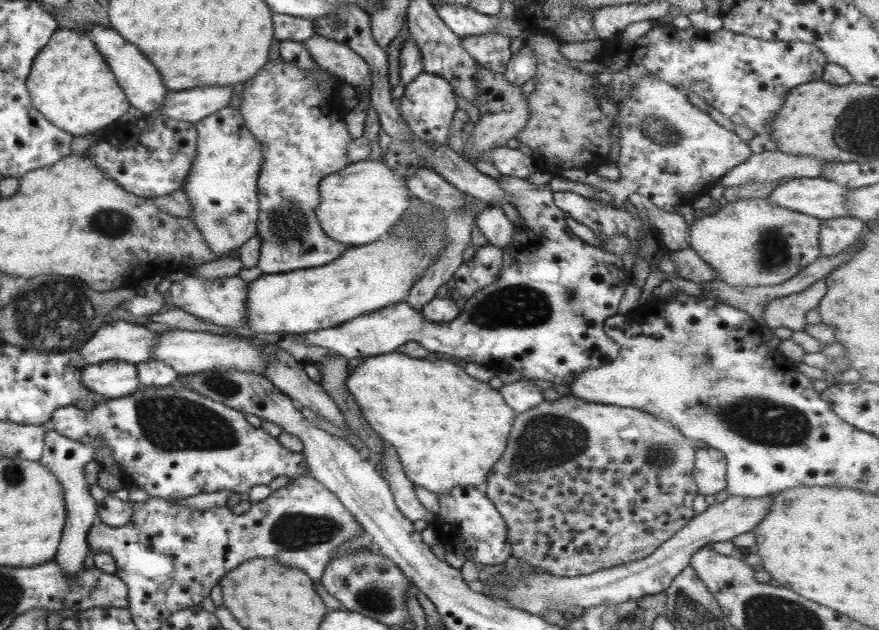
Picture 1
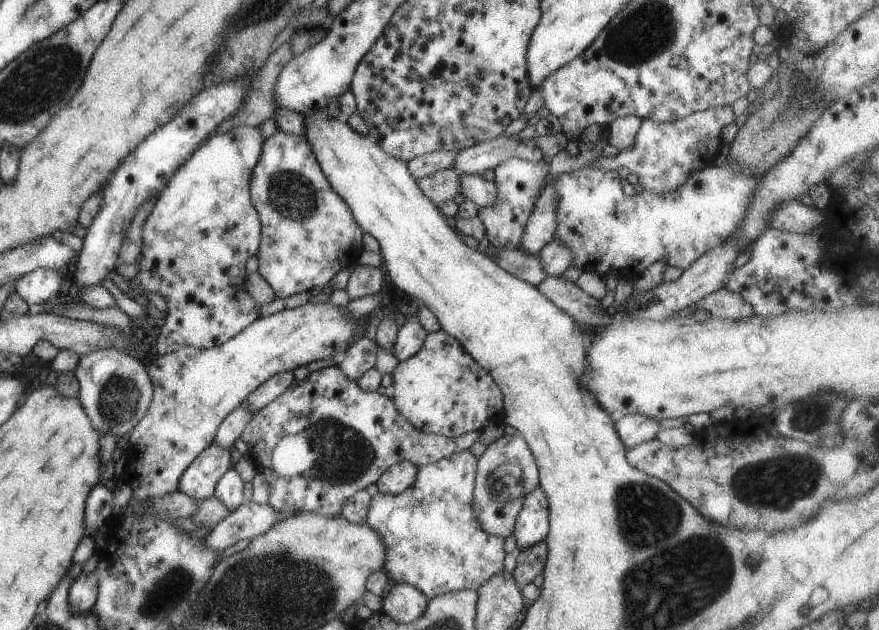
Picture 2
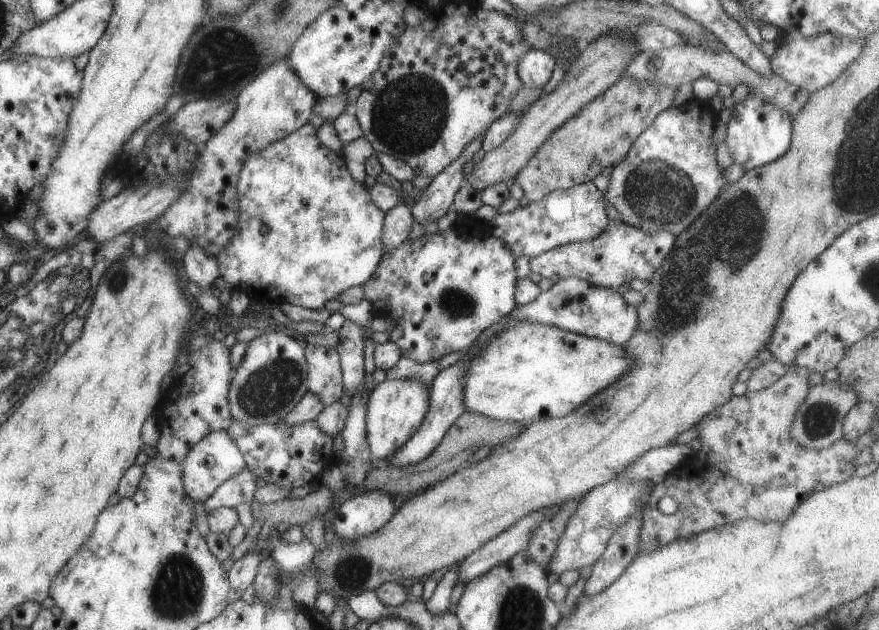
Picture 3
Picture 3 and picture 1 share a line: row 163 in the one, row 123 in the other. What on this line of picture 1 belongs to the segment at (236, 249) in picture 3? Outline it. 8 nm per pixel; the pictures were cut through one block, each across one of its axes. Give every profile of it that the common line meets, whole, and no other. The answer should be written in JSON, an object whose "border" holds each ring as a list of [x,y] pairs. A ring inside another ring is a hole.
{"border":[[[281,60],[265,63],[253,78],[245,82],[238,107],[245,126],[262,149],[263,163],[259,166],[256,178],[259,205],[256,233],[260,240],[256,267],[263,275],[323,266],[339,257],[348,246],[347,243],[327,238],[315,216],[320,201],[320,179],[349,164],[346,160],[346,147],[353,138],[349,136],[343,120],[348,109],[344,109],[340,97],[323,96],[315,77],[307,77],[302,71],[295,64]]]}

